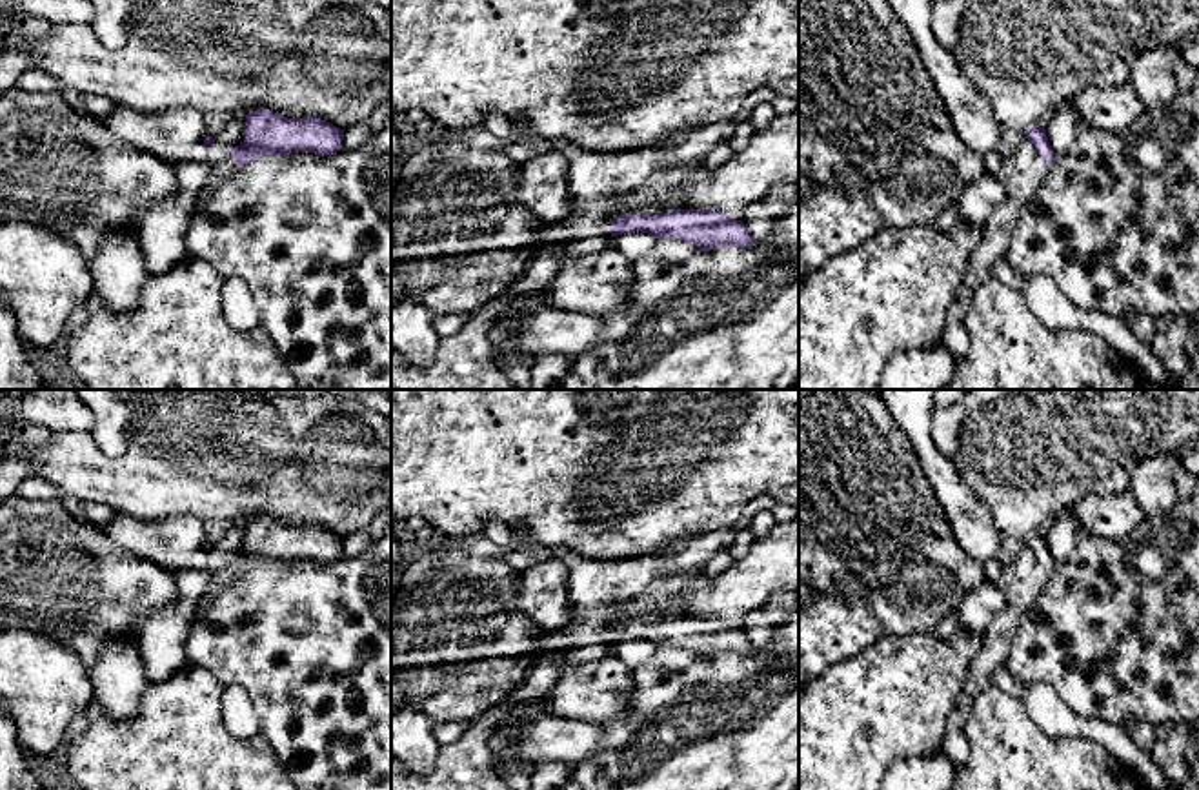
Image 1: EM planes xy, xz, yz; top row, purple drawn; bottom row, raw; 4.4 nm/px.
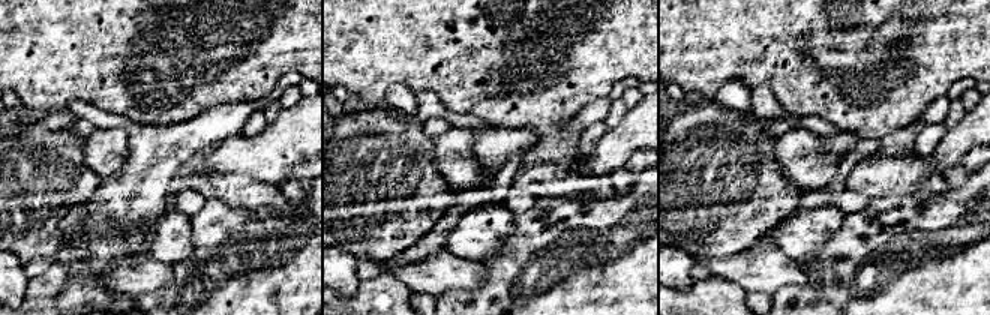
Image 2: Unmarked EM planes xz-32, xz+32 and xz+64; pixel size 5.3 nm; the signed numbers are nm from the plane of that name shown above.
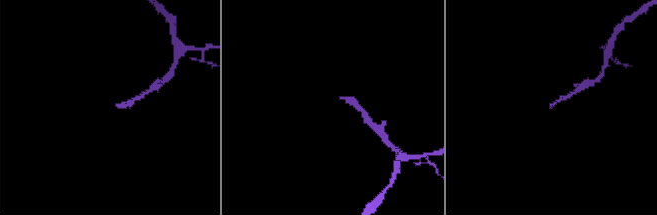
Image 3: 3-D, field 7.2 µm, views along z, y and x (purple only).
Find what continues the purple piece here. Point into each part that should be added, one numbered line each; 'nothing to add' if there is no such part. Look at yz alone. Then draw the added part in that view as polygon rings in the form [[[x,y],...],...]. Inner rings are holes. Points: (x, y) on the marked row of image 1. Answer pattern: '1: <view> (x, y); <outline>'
1: yz (1021, 173); [[[1028,138],[1003,158],[997,178],[1004,187],[1004,198],[990,215],[984,235],[966,262],[955,300],[944,317],[941,344],[955,362],[961,362],[970,349],[966,309],[973,289],[993,279],[993,266],[1006,257],[1015,224],[1050,169],[1052,164]]]

